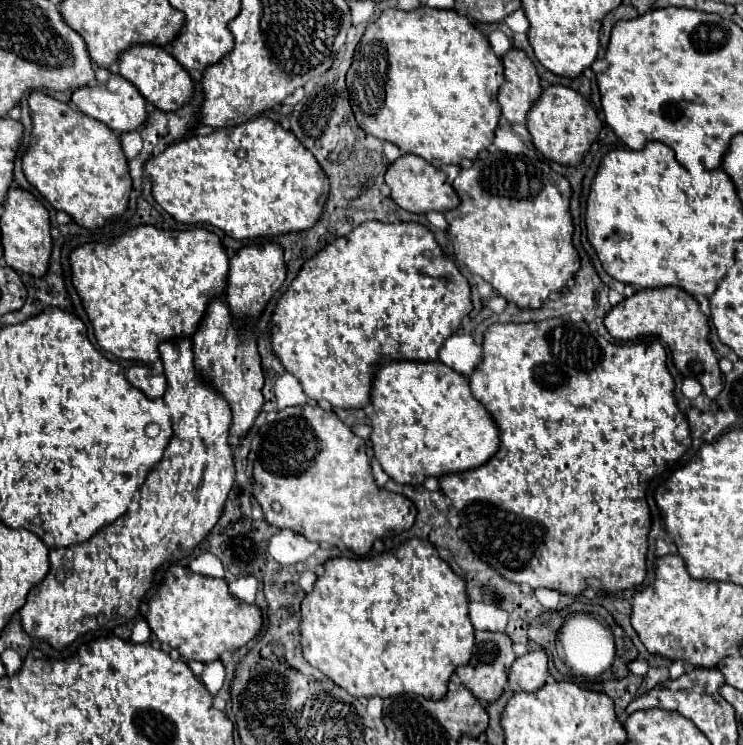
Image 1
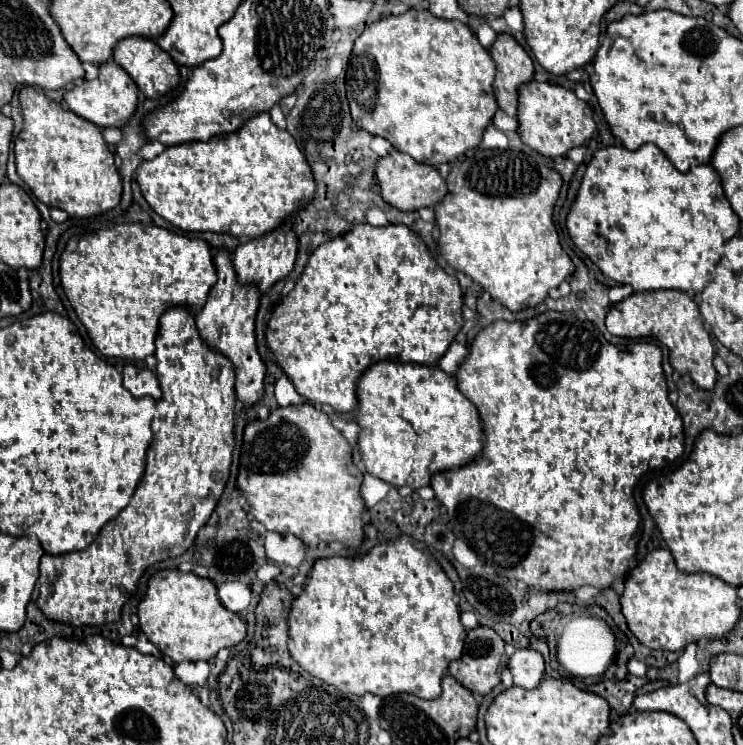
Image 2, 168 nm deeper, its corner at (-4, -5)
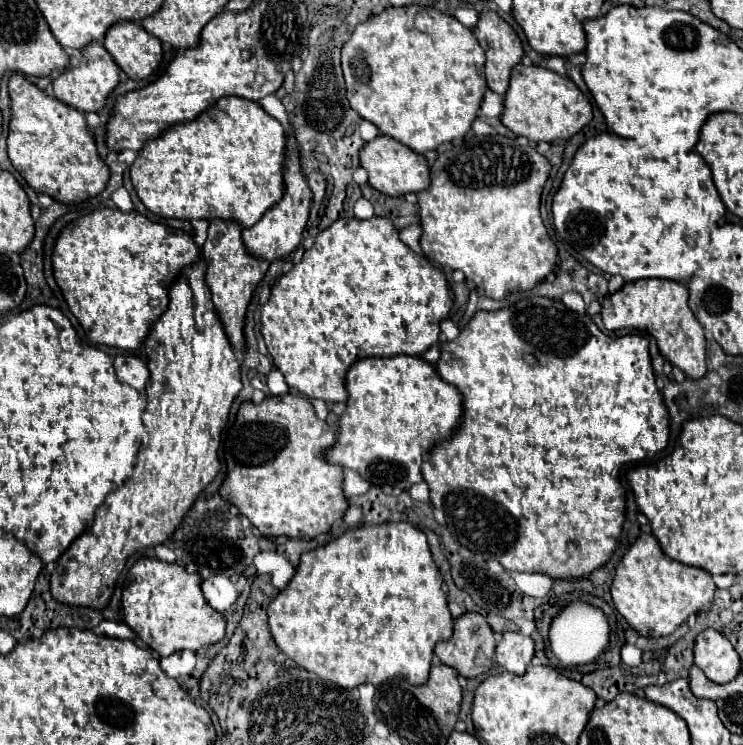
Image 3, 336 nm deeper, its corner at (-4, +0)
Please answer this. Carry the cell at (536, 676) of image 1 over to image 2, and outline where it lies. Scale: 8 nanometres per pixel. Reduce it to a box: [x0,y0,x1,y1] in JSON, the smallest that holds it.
[508,648,544,688]

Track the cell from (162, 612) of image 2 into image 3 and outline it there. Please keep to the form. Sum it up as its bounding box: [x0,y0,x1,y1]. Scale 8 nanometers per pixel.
[122,559,226,655]

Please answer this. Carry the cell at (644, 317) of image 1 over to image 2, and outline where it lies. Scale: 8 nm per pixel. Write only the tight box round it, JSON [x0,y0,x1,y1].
[606,290,716,390]

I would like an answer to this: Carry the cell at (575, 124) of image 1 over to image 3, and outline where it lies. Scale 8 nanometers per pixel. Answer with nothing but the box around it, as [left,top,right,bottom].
[502,63,592,143]

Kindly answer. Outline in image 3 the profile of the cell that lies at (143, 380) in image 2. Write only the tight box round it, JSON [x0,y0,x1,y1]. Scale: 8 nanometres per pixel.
[114,353,150,393]

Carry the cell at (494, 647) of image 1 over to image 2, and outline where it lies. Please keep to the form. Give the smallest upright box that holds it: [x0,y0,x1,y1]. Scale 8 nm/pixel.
[450,626,504,694]

